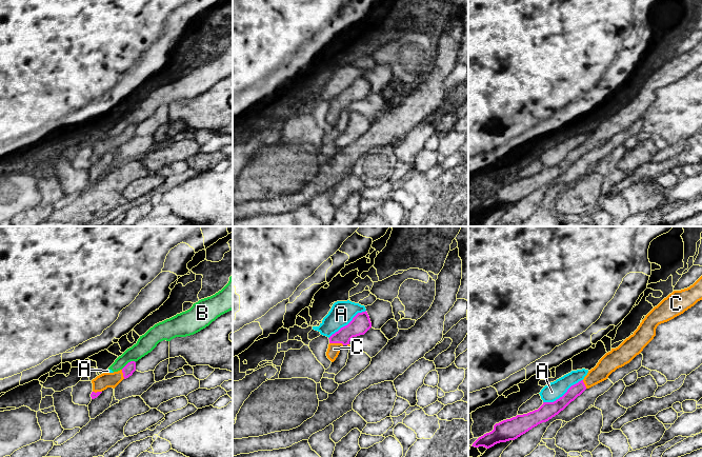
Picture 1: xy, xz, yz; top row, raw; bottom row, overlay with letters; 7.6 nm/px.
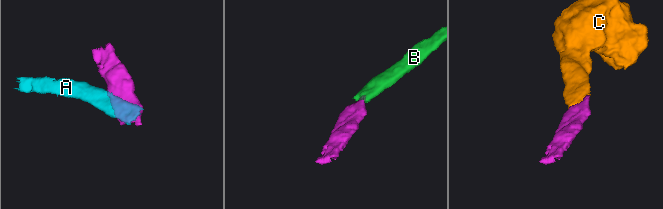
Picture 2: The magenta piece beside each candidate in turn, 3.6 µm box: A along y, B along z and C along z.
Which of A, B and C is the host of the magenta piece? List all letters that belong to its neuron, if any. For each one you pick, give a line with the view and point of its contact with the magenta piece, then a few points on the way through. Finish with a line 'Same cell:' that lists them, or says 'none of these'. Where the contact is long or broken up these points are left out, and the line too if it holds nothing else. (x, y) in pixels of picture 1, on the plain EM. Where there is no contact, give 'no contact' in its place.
C: contact xz (337, 106); way xz (361, 87), (348, 95), (337, 106), (334, 113)
Same cell: C

